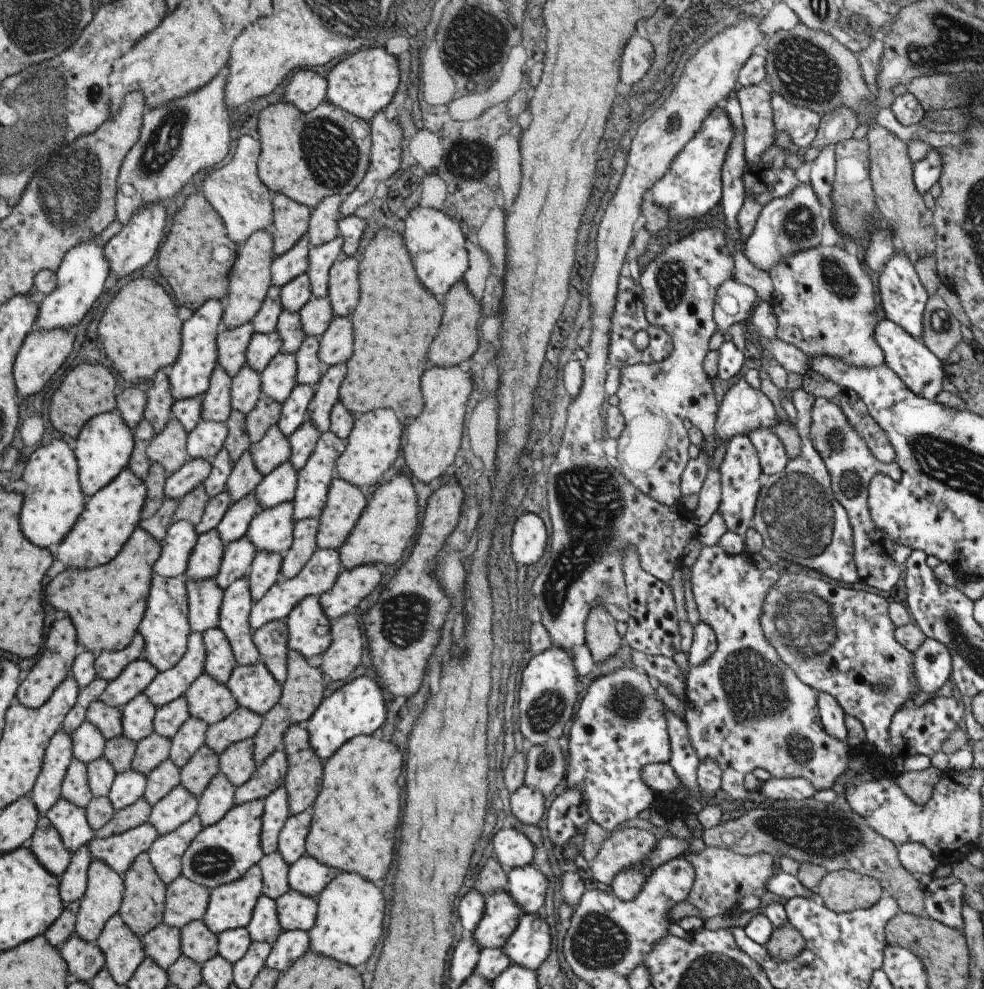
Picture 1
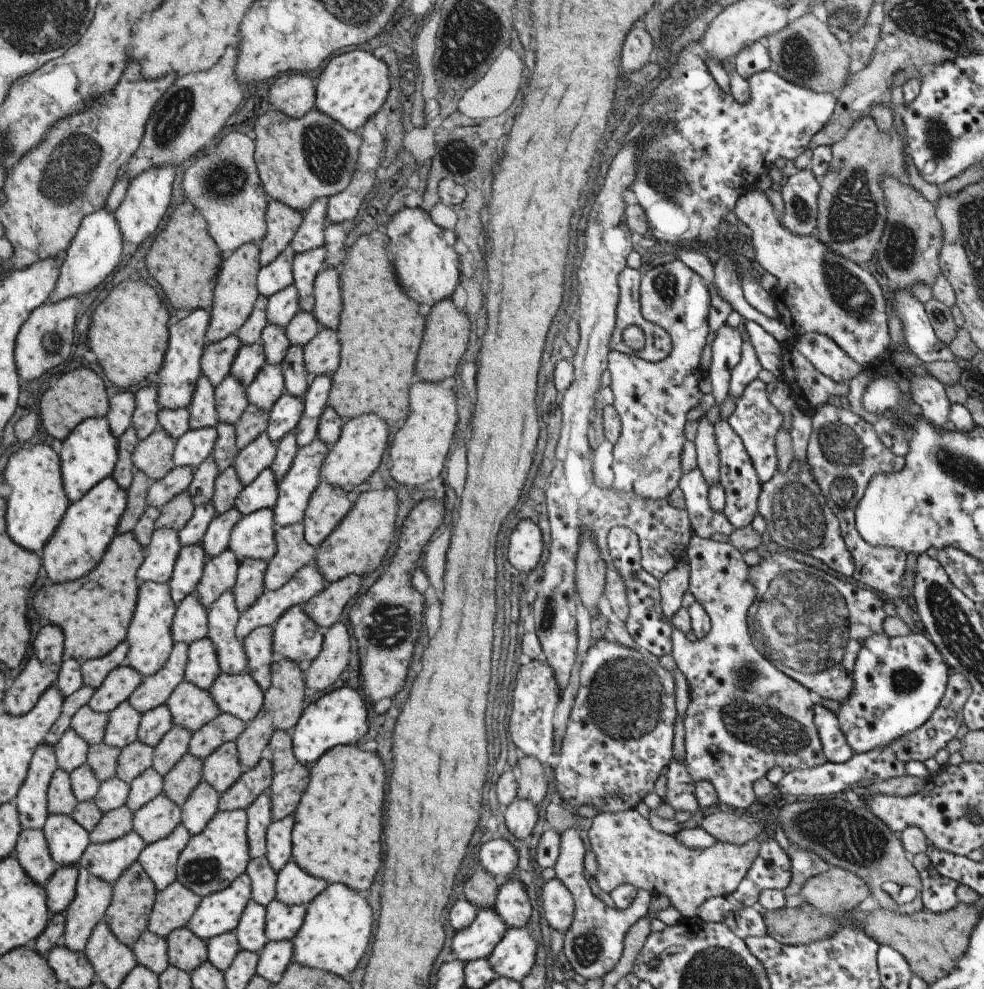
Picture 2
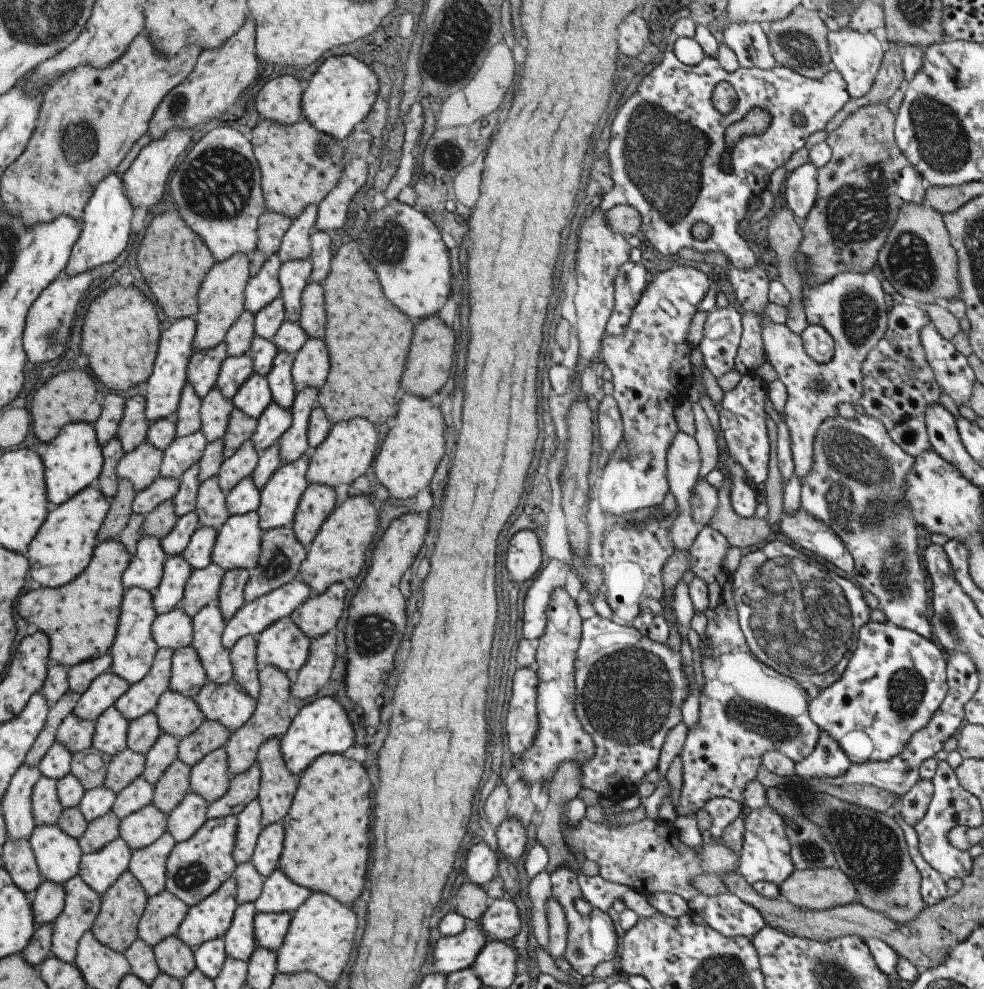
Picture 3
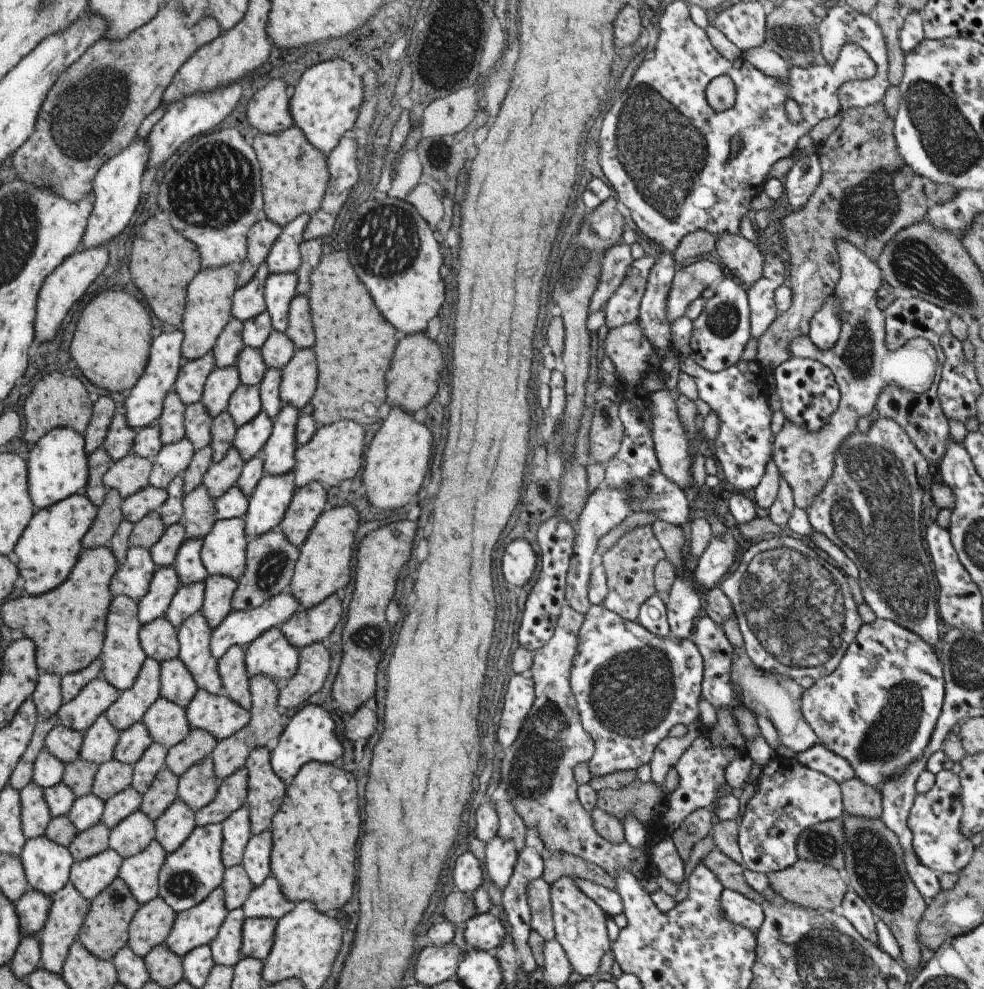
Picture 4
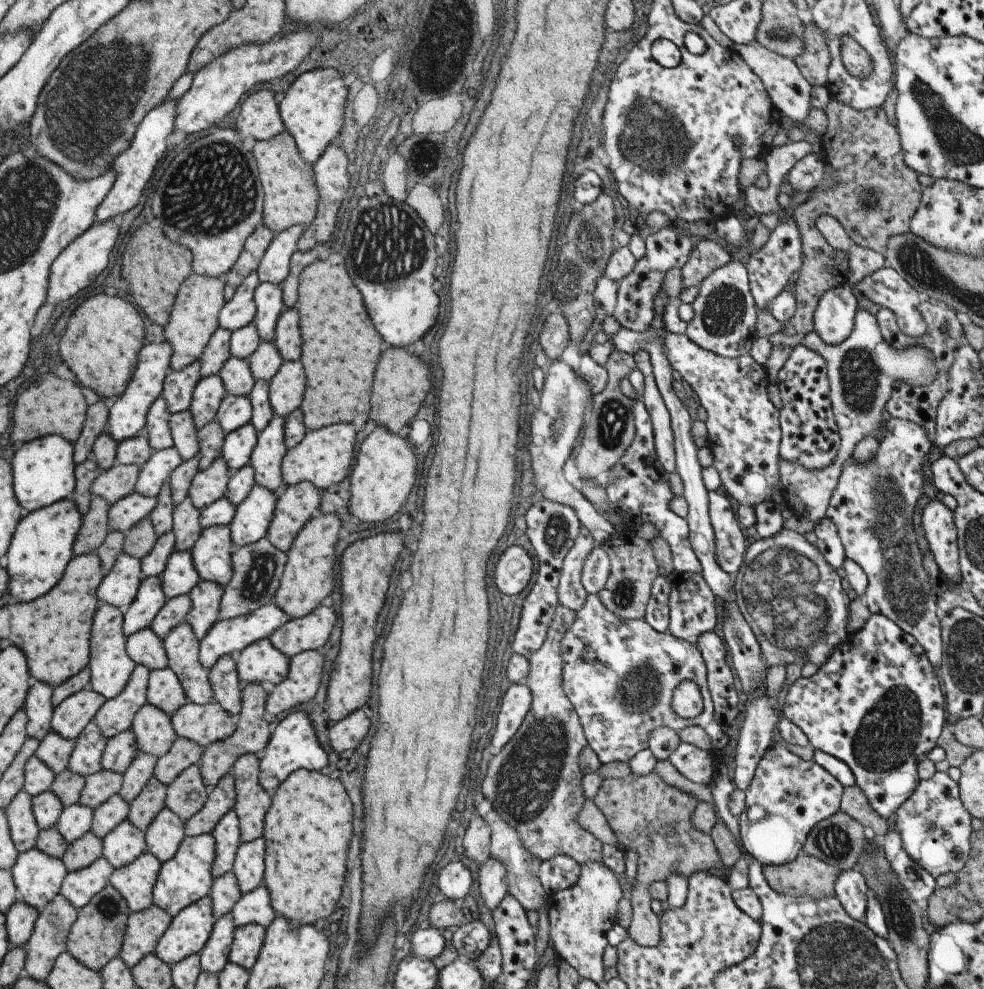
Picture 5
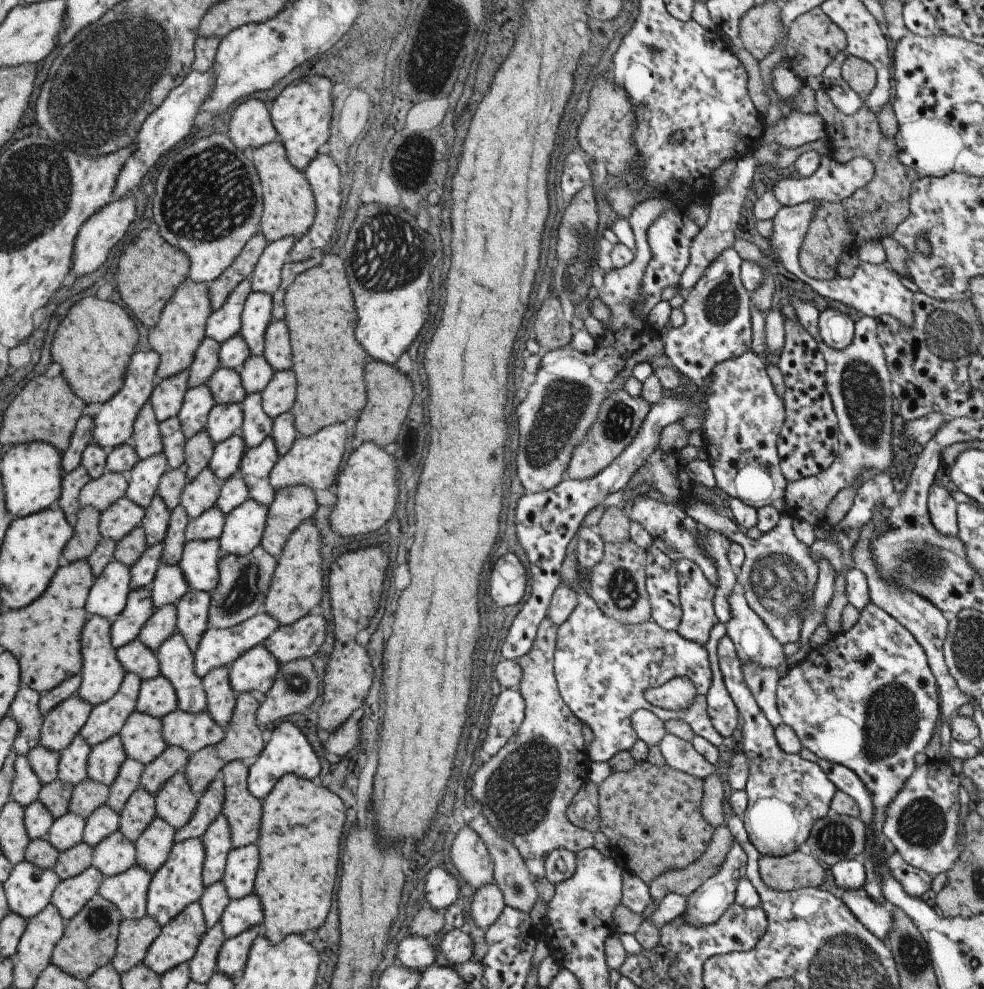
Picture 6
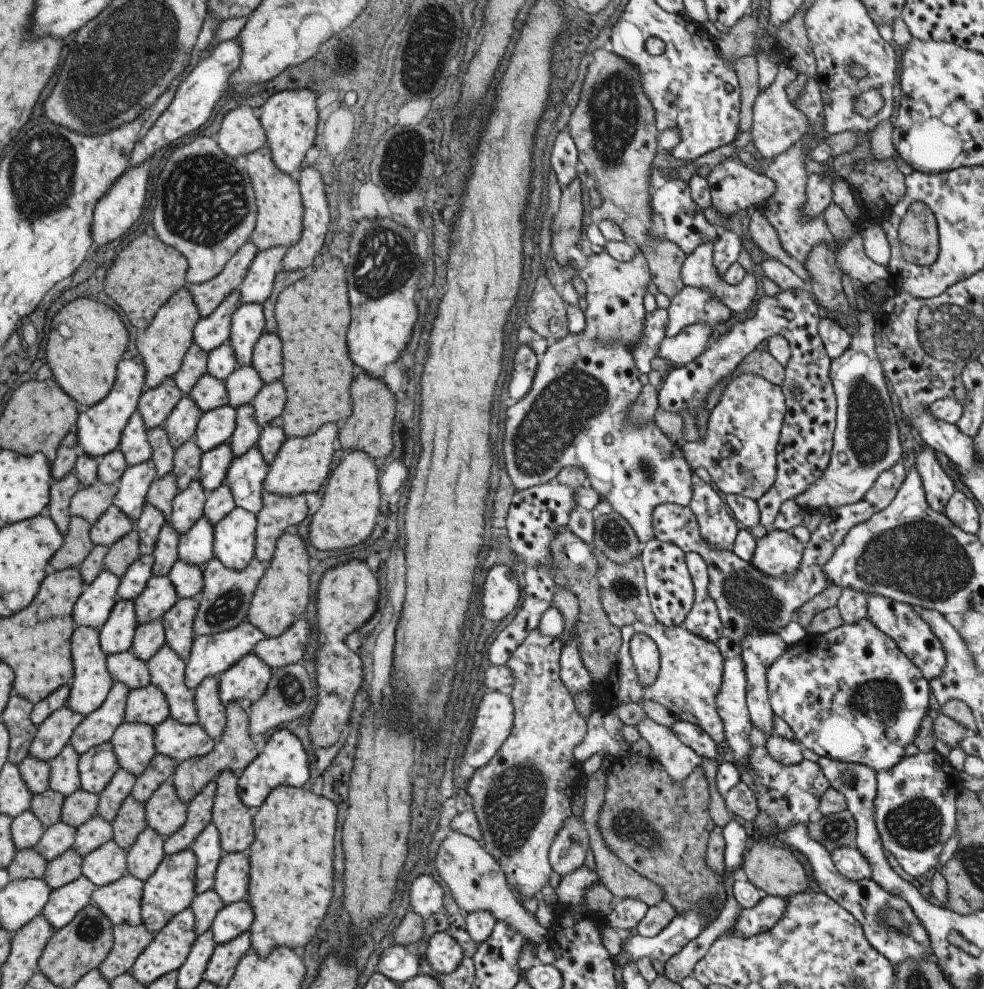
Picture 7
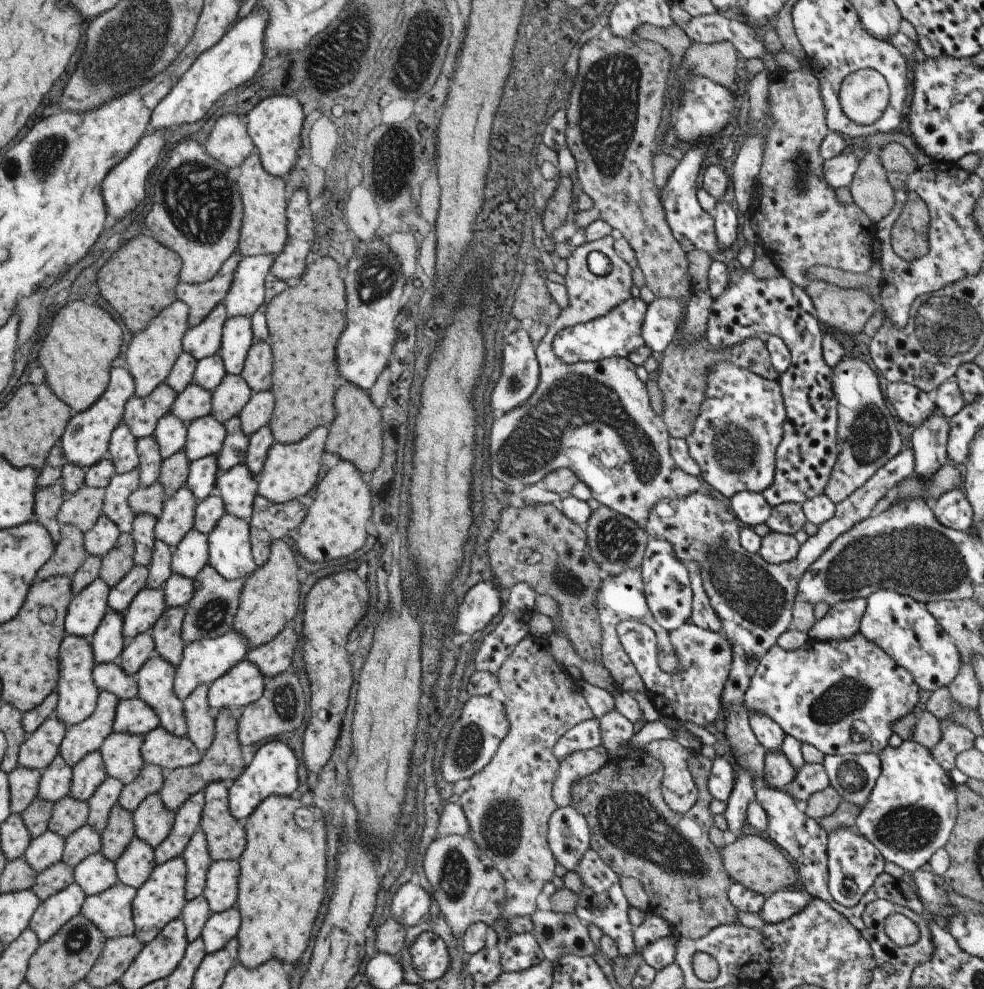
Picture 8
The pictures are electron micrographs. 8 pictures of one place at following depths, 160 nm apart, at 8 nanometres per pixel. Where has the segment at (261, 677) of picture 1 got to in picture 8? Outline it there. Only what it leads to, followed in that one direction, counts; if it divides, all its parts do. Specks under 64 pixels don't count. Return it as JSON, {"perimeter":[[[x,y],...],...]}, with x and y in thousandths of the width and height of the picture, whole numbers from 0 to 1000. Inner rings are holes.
{"perimeter":[[[160,734],[146,744],[141,754],[141,764],[145,772],[155,772],[170,781],[200,772],[205,761],[194,752],[194,748],[188,746],[188,743],[180,746]]]}

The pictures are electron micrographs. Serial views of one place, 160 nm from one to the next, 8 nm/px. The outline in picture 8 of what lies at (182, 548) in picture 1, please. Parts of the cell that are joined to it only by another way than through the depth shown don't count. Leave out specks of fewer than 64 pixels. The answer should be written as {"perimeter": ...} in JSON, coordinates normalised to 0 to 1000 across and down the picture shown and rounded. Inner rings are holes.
{"perimeter":[[[99,584],[85,597],[74,602],[65,624],[65,640],[90,646],[109,619],[111,597],[109,590]]]}

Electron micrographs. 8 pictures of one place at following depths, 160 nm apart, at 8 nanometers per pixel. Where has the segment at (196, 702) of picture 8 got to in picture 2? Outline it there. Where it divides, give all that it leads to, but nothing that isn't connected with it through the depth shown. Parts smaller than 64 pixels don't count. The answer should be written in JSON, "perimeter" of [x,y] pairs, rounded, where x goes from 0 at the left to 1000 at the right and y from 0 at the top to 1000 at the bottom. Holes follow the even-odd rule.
{"perimeter":[[[267,633],[255,637],[247,645],[246,653],[251,665],[250,678],[259,688],[259,692],[269,699],[274,688],[275,669],[279,666],[275,659],[275,643],[277,637]]]}

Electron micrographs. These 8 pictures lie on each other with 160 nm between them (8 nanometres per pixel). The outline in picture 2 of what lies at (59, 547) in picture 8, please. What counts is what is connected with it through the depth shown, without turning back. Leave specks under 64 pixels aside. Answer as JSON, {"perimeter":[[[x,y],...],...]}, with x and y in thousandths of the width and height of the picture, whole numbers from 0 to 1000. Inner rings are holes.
{"perimeter":[[[137,476],[133,487],[127,496],[127,515],[125,520],[121,522],[121,529],[117,532],[118,540],[129,539],[135,536],[135,532],[145,520],[147,516],[147,499],[149,493],[154,489],[154,486],[145,479],[145,477]]]}

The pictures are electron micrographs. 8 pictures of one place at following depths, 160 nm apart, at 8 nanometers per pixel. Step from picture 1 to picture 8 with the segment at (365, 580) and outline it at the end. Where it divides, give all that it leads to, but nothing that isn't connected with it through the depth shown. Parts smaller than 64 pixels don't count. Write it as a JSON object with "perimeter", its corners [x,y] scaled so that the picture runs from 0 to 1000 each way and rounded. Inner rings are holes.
{"perimeter":[[[293,631],[271,651],[254,655],[248,666],[259,671],[259,675],[268,686],[275,686],[296,676],[300,651],[302,651],[302,643]]]}

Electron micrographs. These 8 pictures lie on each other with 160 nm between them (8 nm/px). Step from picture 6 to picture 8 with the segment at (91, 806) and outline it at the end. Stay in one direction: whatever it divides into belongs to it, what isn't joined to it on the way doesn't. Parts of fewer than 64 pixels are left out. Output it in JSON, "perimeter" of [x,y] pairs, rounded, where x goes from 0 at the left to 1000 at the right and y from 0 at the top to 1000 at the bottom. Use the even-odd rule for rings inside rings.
{"perimeter":[[[66,805],[54,812],[48,839],[66,847],[87,833],[88,812]]]}

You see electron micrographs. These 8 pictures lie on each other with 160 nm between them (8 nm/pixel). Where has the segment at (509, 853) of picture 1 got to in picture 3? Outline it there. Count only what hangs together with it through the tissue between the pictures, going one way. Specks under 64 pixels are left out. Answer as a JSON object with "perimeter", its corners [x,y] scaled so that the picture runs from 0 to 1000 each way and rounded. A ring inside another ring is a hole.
{"perimeter":[[[492,851],[479,855],[473,868],[473,882],[484,895],[492,897],[505,884],[506,863],[499,860]]]}

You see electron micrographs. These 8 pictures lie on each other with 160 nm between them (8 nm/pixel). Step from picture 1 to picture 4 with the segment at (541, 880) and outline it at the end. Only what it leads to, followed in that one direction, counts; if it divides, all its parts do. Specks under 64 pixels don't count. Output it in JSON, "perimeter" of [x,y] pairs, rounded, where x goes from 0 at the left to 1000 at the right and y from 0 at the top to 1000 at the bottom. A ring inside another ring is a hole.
{"perimeter":[[[496,922],[485,923],[473,931],[472,950],[483,960],[500,963],[510,953],[512,944],[509,931]]]}

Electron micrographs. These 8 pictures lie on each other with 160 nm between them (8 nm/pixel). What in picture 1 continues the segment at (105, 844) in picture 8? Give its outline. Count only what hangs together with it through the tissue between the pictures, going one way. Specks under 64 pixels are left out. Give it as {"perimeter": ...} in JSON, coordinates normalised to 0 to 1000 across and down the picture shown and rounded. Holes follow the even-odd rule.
{"perimeter":[[[206,752],[182,777],[182,781],[183,793],[200,807],[212,790],[223,781],[222,762]]]}

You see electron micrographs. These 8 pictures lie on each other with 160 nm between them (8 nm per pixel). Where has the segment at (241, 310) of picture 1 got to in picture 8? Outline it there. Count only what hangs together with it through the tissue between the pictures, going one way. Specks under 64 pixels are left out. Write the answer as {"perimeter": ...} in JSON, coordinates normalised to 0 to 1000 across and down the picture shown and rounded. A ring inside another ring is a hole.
{"perimeter":[[[179,302],[174,308],[166,311],[166,314],[162,315],[146,334],[134,340],[131,350],[127,352],[127,368],[137,390],[135,401],[146,402],[163,387],[167,387],[174,370],[180,364],[180,360],[185,358],[184,344],[192,332],[190,330],[190,315],[190,309]]]}

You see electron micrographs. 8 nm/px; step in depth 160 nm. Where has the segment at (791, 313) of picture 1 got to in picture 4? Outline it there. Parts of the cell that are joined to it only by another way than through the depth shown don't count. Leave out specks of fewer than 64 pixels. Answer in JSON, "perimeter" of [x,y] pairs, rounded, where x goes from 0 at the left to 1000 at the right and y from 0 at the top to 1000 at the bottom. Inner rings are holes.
{"perimeter":[[[735,236],[726,248],[735,269],[755,291],[761,291],[772,280],[776,259],[763,244],[754,238]],[[850,243],[852,253],[852,264],[854,267],[854,278],[849,287],[846,299],[855,307],[852,311],[855,320],[854,337],[849,348],[839,355],[833,355],[827,348],[822,346],[820,339],[814,339],[804,344],[803,360],[815,363],[824,363],[837,368],[846,376],[853,395],[851,413],[843,419],[843,422],[829,436],[817,436],[811,429],[802,424],[797,424],[794,435],[787,441],[785,449],[785,464],[790,475],[796,480],[799,488],[805,497],[807,512],[819,518],[821,510],[839,488],[846,476],[848,457],[853,448],[870,435],[870,425],[884,417],[887,417],[889,403],[898,389],[910,389],[918,394],[927,397],[940,396],[944,390],[952,384],[952,377],[955,372],[955,360],[952,353],[949,353],[943,344],[930,341],[919,346],[913,353],[902,355],[898,347],[898,320],[896,313],[891,310],[891,300],[889,294],[895,289],[895,276],[889,265],[880,260],[877,255],[865,246]]]}

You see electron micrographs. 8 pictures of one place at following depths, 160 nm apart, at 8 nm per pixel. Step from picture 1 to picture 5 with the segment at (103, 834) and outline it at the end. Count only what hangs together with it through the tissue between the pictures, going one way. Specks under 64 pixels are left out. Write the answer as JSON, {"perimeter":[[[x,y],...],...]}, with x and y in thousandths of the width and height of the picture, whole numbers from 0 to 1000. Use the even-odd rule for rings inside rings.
{"perimeter":[[[91,839],[74,851],[69,852],[64,866],[61,868],[66,875],[67,882],[77,881],[90,876],[104,863],[104,848]]]}

